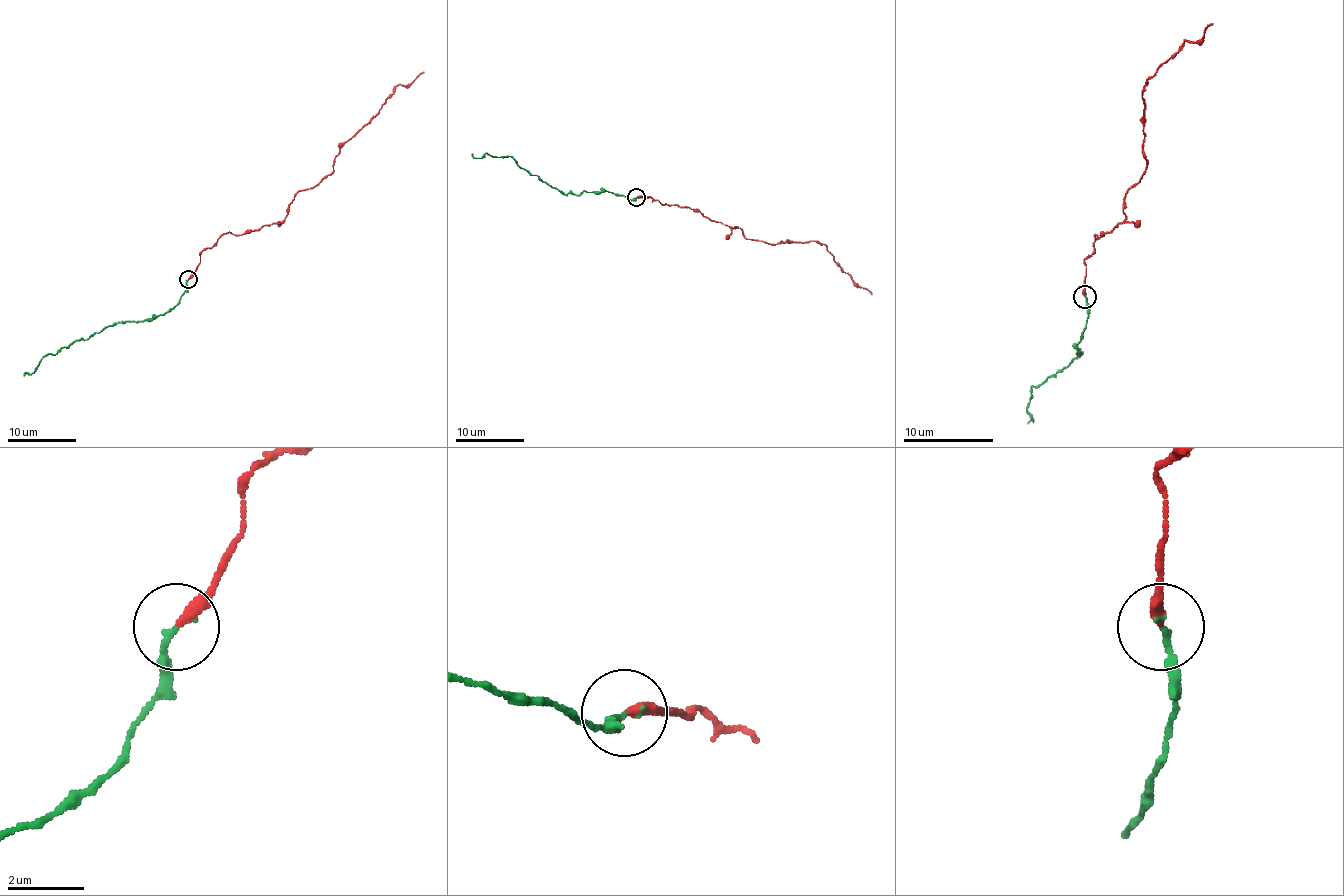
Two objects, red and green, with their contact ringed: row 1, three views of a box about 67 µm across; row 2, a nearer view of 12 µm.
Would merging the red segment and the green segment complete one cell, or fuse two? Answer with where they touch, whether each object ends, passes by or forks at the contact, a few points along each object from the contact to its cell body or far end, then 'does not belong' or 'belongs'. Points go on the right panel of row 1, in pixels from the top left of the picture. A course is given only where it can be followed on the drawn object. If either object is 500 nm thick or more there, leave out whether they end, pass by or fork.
at (1085, 297); red ends there; green ends there; red runs (1084, 296), (1095, 238), (1120, 224), (1125, 195), (1147, 166), (1143, 87), (1212, 24); green runs (1084, 296), (1089, 314), (1077, 341), (1082, 352), (1055, 377), (1032, 386), (1028, 424); belongs

